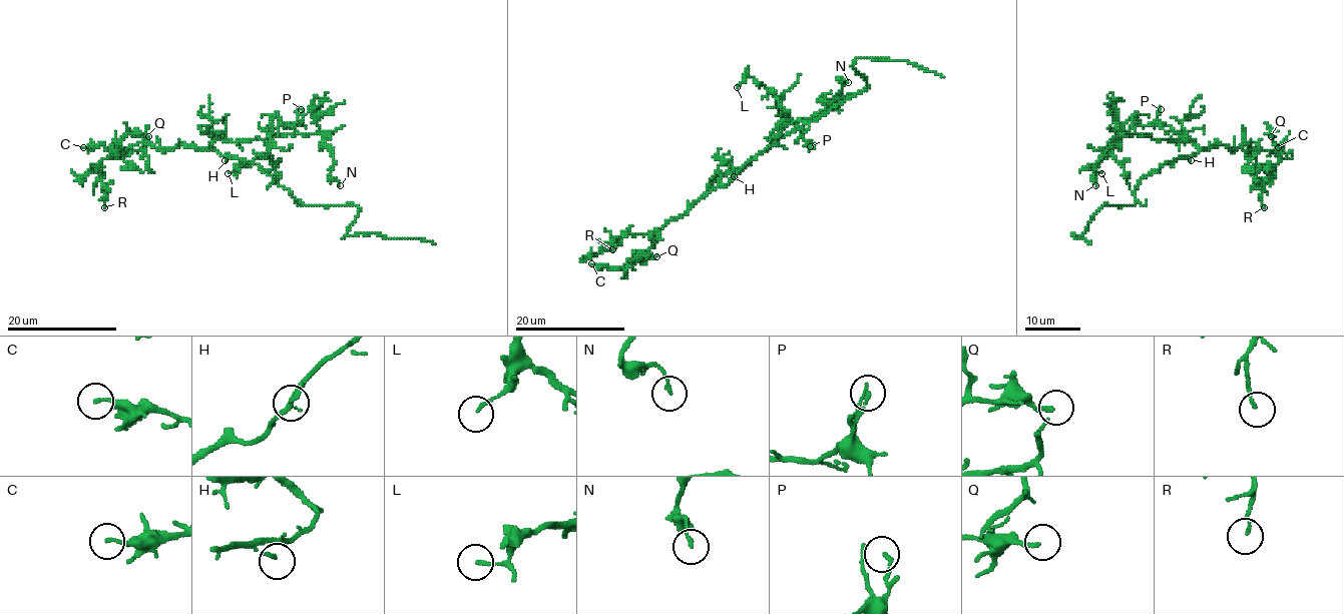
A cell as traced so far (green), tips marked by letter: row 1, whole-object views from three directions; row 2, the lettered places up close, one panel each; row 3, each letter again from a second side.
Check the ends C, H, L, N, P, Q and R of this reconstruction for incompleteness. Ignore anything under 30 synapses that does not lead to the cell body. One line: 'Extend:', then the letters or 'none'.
Extend: none

